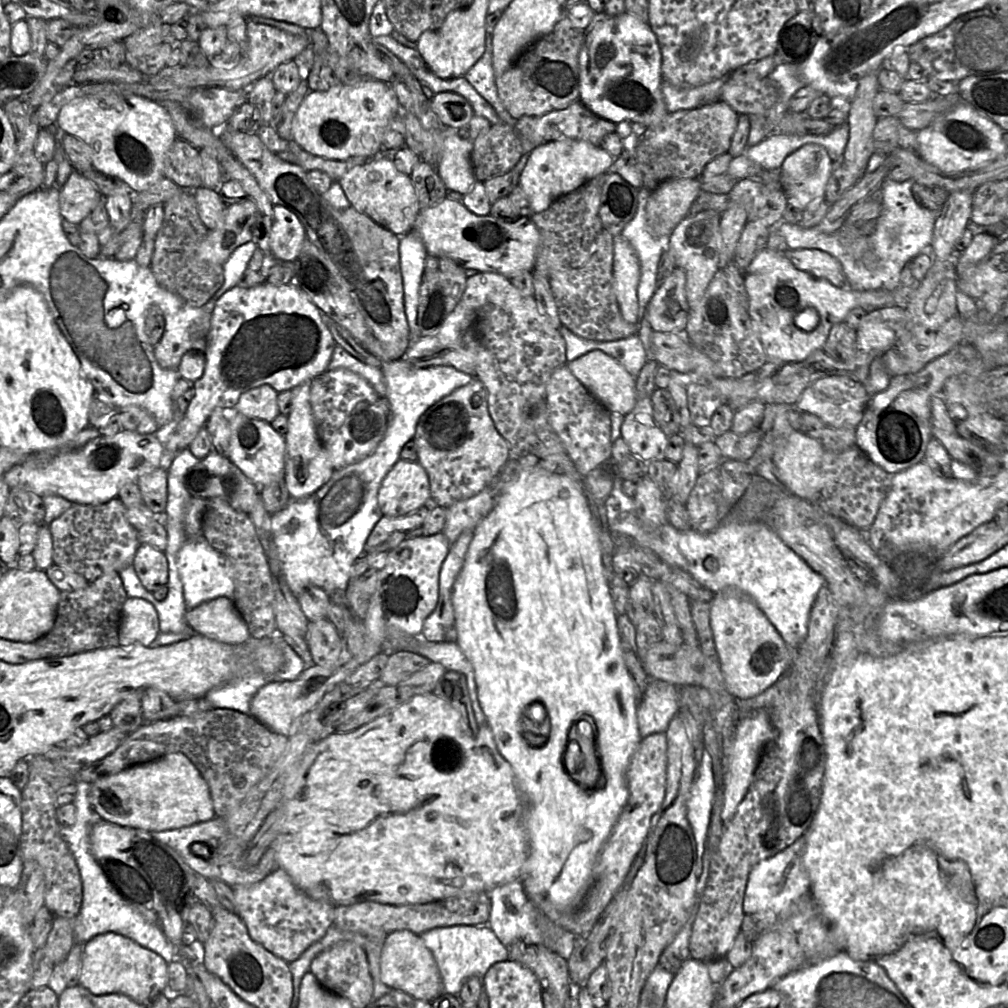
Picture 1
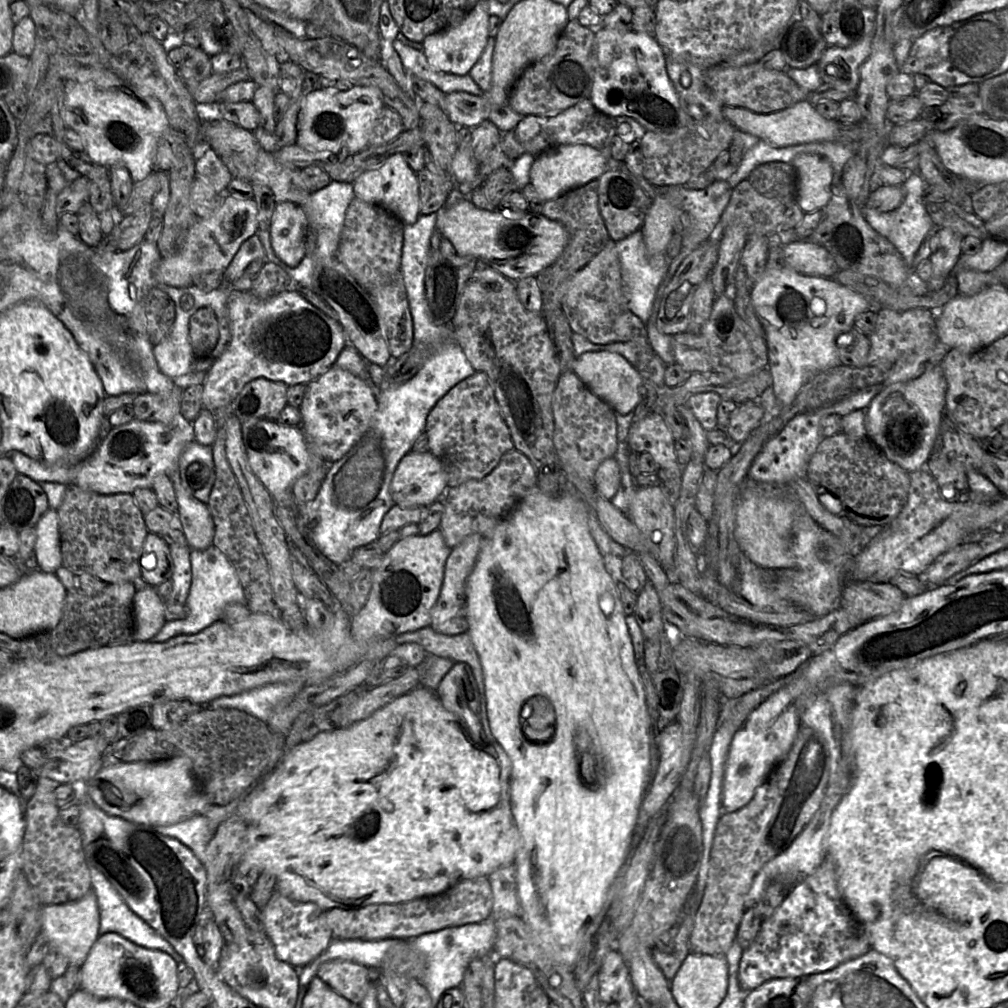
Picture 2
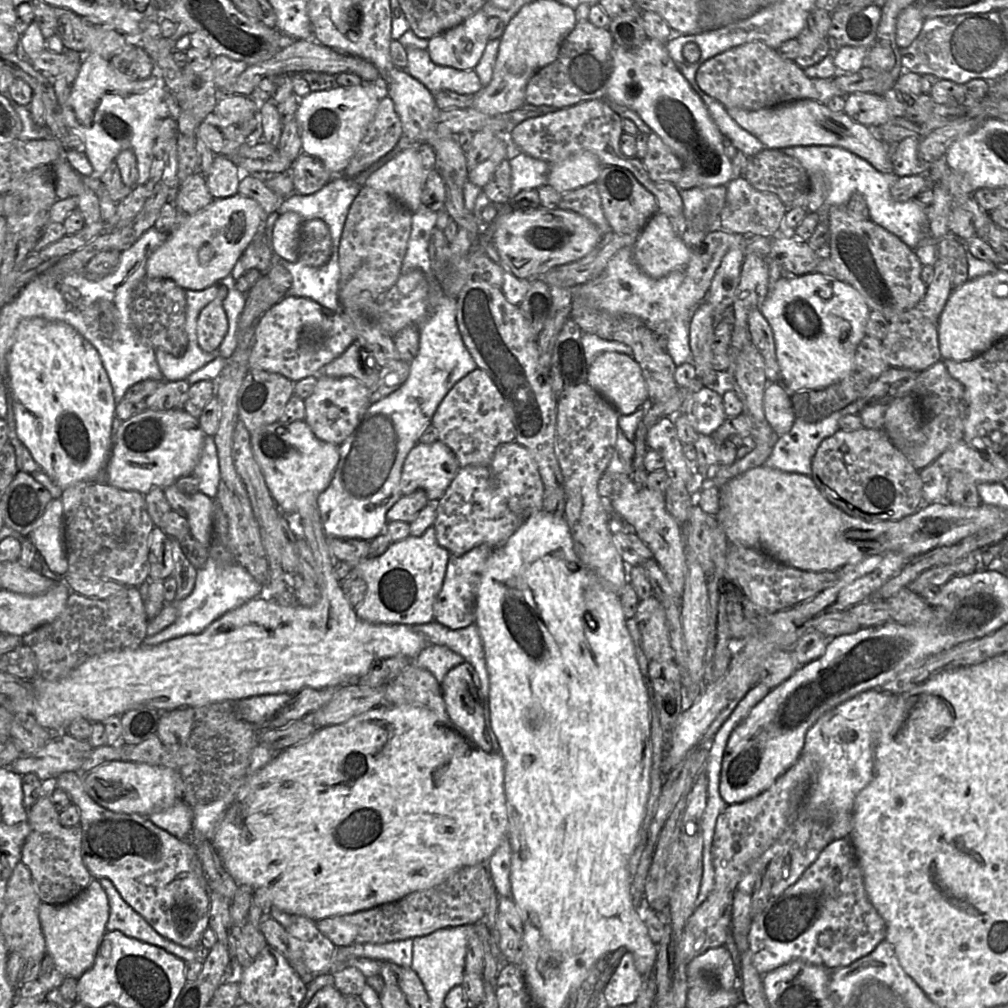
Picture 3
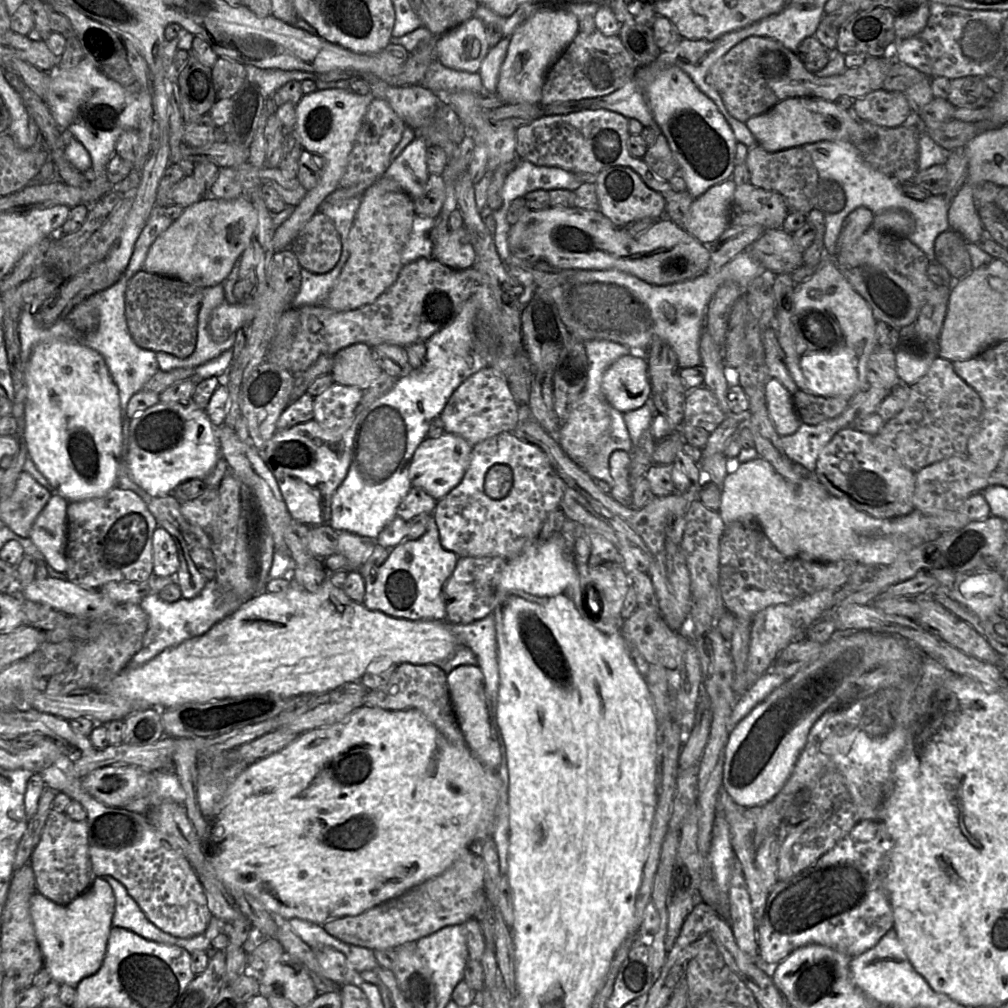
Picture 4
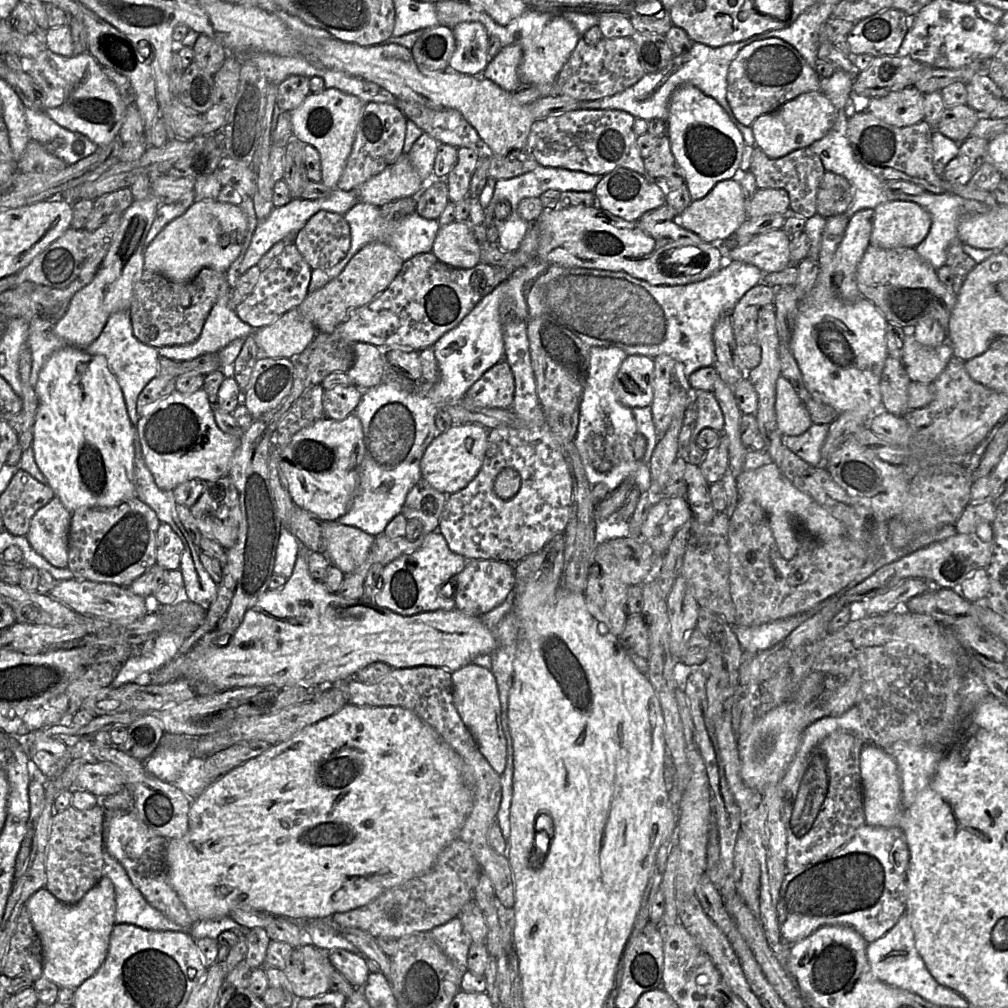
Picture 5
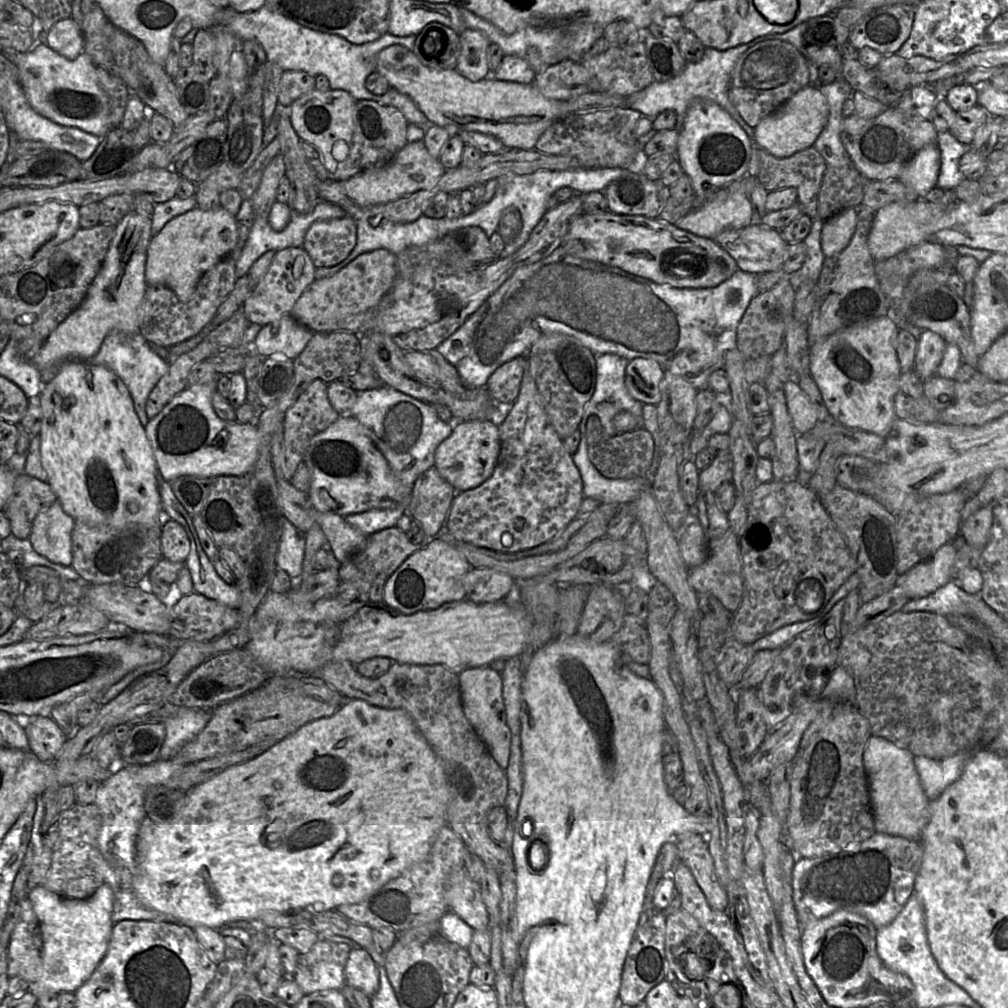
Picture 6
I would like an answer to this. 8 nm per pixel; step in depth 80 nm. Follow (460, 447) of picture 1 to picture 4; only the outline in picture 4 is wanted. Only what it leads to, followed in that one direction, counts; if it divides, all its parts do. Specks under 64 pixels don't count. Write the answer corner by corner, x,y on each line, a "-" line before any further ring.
485,367
468,377
451,395
440,413
445,432
463,437
473,447
502,432
512,432
519,420
519,406
514,399
506,377
499,370

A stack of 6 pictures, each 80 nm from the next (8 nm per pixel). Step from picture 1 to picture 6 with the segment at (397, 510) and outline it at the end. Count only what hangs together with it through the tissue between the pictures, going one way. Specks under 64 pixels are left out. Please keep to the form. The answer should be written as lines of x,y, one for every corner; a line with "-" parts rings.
486,420
454,421
451,434
437,447
434,466
457,492
475,488
493,473
500,452
499,426

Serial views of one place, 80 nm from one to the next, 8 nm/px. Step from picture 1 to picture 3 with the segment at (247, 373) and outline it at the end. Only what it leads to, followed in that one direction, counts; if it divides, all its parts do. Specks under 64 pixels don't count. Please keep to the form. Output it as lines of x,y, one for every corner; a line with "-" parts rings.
286,295
259,317
254,328
249,367
250,370
281,374
296,383
308,376
319,375
327,364
355,342
355,338
352,323
341,311
332,311
309,298

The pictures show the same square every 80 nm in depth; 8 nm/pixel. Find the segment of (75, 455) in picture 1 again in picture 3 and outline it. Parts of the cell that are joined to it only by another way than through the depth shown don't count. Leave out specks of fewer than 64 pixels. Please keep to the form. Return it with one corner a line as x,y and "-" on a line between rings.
146,409
122,421
113,437
110,457
98,479
117,488
142,495
152,488
165,488
190,475
197,466
206,434
199,419
183,409

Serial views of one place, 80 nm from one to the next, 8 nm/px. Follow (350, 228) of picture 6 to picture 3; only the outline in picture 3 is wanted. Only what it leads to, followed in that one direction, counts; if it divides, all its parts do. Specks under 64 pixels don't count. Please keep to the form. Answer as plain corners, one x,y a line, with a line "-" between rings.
322,219
304,222
299,237
299,259
311,267
321,267
332,256
332,239
328,225

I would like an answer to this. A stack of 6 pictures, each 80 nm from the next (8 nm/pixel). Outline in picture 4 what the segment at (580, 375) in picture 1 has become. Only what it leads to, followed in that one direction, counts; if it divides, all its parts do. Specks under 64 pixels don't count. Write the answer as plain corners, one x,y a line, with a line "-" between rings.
624,355
617,359
606,369
601,391
606,401
622,413
645,405
651,396
646,358

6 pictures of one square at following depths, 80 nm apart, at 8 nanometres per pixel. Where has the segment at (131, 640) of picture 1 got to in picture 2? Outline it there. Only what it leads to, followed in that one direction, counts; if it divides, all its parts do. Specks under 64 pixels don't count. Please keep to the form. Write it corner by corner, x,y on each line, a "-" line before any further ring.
140,586
133,600
134,639
149,641
166,623
165,600
156,587

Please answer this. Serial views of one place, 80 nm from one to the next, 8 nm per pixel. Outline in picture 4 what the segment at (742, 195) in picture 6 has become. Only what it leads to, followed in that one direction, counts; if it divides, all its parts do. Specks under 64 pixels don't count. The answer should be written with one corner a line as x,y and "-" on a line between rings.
729,178
694,199
684,229
701,243
716,241
730,225
729,212
736,186

